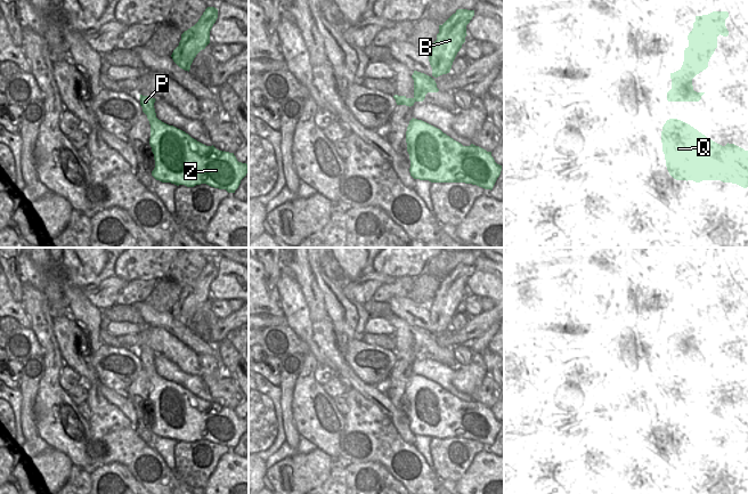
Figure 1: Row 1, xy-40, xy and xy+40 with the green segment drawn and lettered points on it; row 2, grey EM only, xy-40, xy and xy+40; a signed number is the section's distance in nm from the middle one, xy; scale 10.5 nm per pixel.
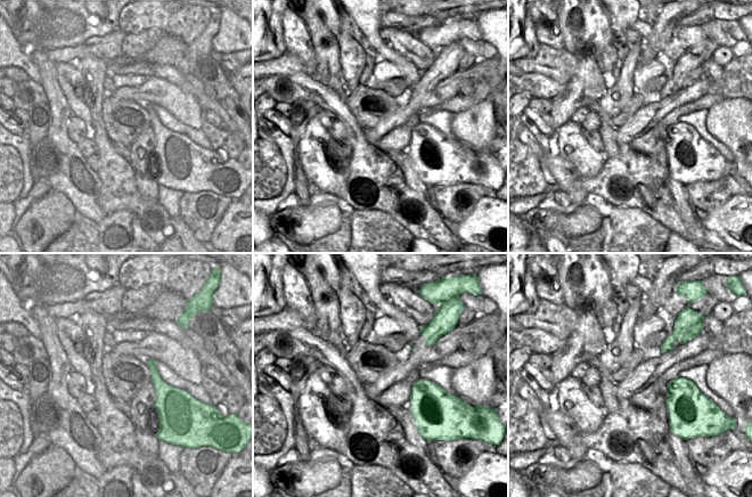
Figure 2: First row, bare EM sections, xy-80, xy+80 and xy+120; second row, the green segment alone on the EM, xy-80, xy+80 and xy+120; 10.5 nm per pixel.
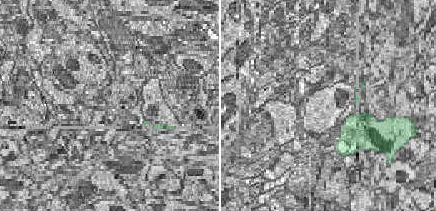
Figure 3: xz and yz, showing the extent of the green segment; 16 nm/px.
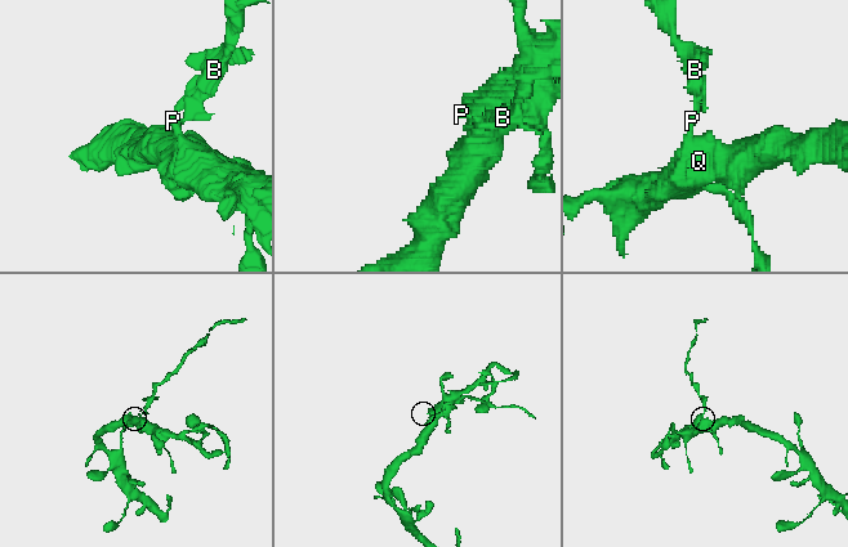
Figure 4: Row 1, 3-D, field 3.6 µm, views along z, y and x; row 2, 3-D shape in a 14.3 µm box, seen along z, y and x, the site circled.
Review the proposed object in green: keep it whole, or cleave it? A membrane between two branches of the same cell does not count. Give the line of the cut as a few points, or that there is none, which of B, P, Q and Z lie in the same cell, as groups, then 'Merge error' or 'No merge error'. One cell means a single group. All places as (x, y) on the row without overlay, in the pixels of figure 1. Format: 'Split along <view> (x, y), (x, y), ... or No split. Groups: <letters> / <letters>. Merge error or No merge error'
Split along xy (414, 353), (415, 356). Groups: B / P Q Z. Merge error

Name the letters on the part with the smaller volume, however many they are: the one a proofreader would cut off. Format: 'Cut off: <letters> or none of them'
Cut off: B

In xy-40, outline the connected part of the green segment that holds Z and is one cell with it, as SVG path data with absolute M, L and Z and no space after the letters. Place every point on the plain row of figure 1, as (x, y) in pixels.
M140 351L143 367L151 380L149 400L155 423L152 431L162 438L194 443L206 439L235 448L247 429L247 420L238 418L234 408L206 402L185 387L156 373L151 351Z

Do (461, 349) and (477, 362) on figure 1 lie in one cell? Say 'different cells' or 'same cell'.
different cells

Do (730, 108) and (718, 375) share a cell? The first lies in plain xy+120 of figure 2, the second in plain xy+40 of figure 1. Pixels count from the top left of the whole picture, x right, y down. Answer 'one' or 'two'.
one

